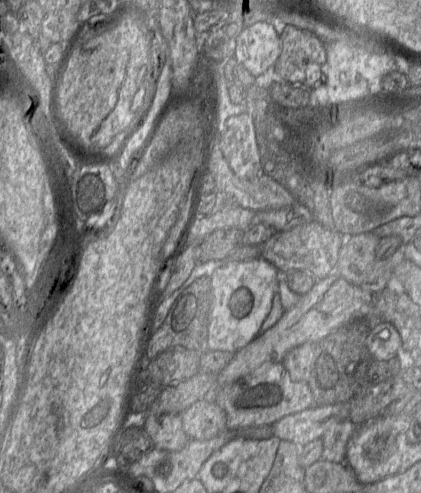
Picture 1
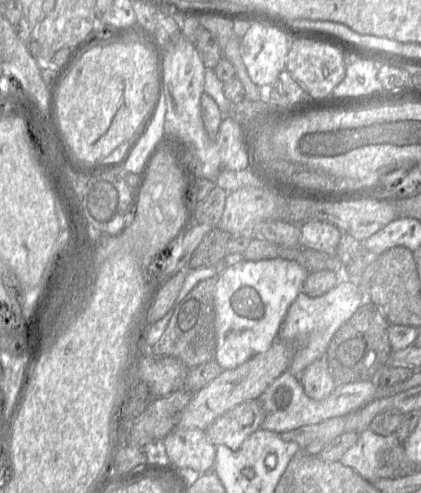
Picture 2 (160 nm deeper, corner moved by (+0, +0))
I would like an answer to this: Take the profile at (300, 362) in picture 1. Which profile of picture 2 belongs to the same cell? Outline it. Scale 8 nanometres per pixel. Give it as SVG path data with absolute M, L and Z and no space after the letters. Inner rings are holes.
M325 357L307 366L298 378L304 392L315 400L328 397L336 387Z

